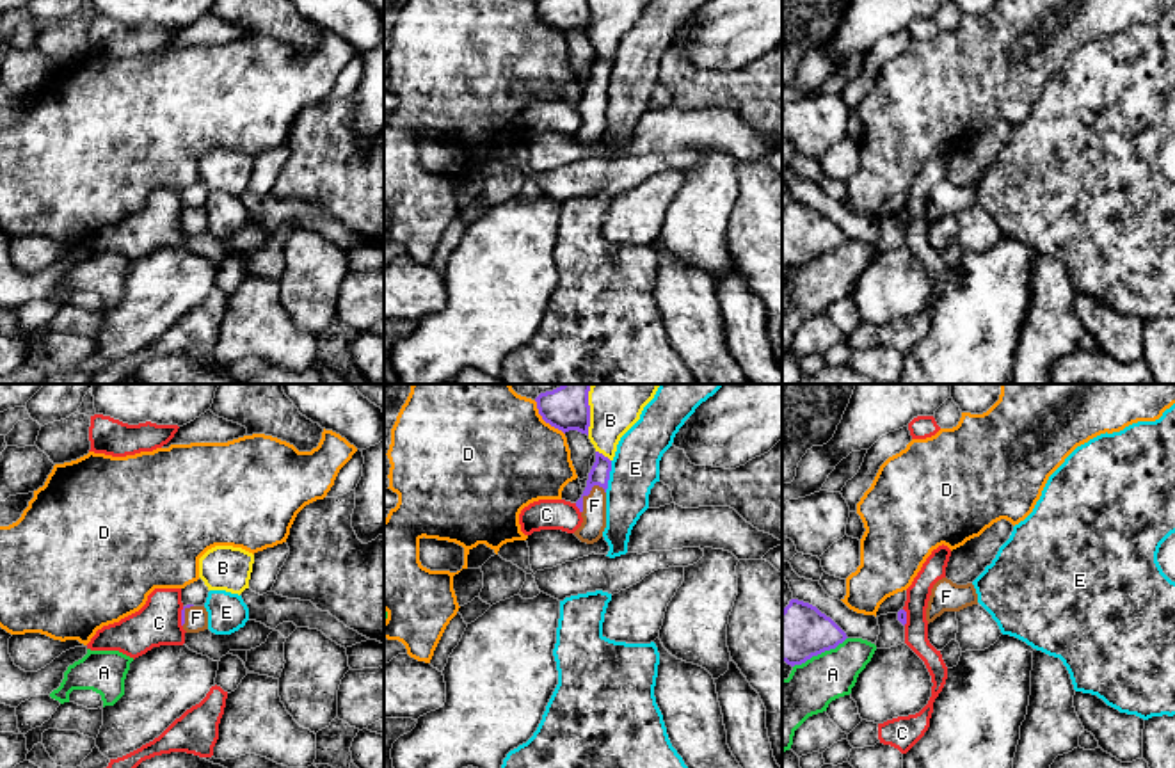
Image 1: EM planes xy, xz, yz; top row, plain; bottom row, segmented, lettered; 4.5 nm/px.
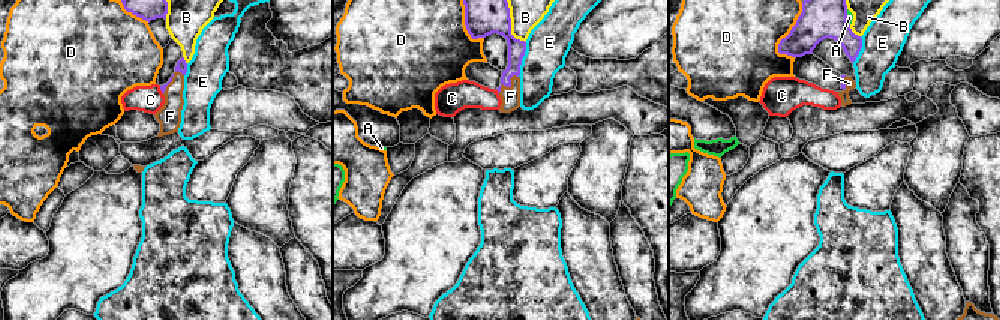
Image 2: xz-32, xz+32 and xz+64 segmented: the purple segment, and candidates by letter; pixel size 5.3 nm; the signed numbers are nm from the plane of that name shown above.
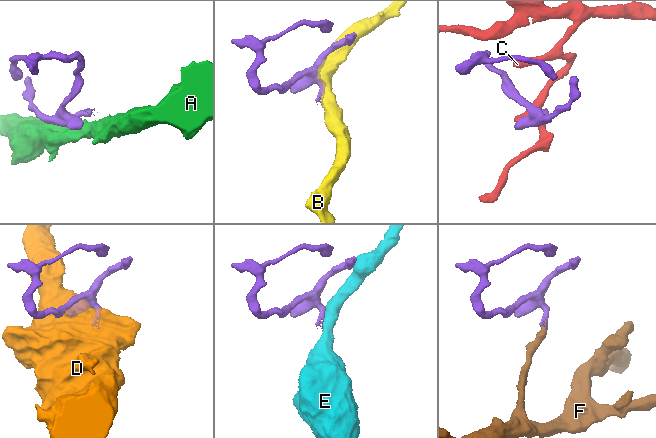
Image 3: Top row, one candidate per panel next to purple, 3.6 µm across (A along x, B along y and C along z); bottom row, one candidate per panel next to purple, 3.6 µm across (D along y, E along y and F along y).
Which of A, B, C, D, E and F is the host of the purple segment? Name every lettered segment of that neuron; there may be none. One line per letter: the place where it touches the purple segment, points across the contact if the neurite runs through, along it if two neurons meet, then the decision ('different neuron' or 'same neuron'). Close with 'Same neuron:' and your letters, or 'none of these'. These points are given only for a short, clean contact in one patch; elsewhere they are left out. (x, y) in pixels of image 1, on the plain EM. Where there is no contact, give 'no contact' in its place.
A: yz (820, 255) | different neuron
B: xz (589, 18) | different neuron
C: xz (578, 109) | different neuron
D: xz (544, 22) | different neuron
E: xz (608, 79) | along xz (612, 63), (605, 93) | different neuron
F: xz (585, 96) | across xz (599, 75), (598, 84), (585, 96), (594, 107) | same neuron
Same neuron: F

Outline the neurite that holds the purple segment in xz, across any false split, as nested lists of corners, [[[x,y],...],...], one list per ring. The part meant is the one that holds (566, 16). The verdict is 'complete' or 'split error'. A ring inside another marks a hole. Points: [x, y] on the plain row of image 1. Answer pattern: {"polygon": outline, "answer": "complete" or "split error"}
{"polygon": [[[535,0],[539,16],[546,25],[562,32],[578,32],[588,37],[590,7],[588,0]]], "answer": "complete"}

